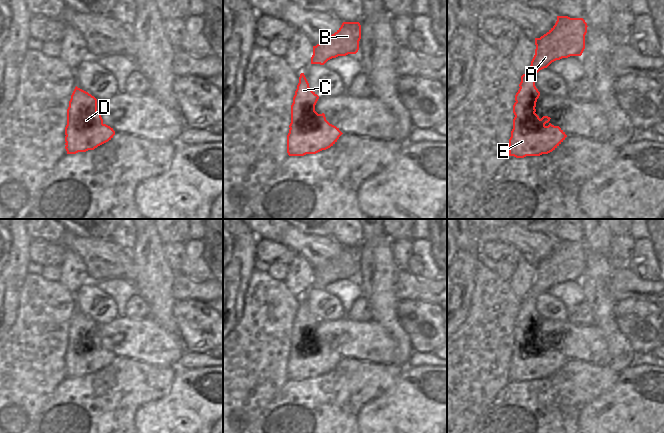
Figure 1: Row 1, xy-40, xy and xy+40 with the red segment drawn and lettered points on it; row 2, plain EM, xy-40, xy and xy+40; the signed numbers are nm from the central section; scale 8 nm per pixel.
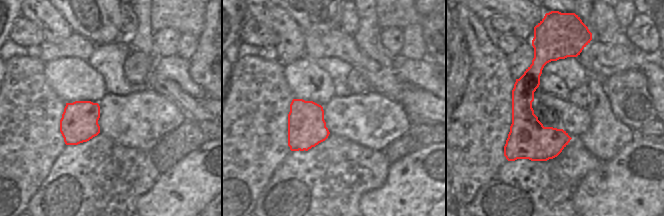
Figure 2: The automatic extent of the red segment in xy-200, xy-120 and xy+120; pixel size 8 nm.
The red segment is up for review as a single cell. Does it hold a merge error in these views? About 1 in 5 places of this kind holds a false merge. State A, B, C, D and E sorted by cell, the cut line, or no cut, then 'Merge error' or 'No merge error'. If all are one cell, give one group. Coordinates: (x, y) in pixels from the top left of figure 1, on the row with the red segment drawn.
Groups: A B C D E. No split. No merge error.

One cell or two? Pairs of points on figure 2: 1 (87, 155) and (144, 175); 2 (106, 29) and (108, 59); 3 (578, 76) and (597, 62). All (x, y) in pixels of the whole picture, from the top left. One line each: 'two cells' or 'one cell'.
1: one cell
2: two cells
3: two cells

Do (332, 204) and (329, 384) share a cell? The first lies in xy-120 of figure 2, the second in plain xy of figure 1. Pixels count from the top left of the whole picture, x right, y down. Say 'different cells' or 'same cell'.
same cell

